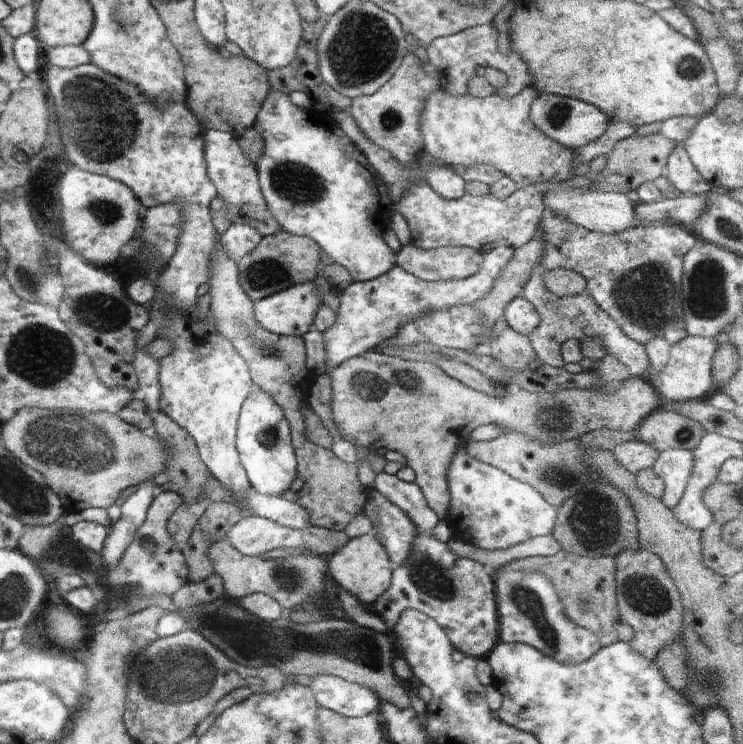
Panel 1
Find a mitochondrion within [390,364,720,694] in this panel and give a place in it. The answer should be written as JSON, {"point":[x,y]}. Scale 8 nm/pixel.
{"point":[598,515]}

